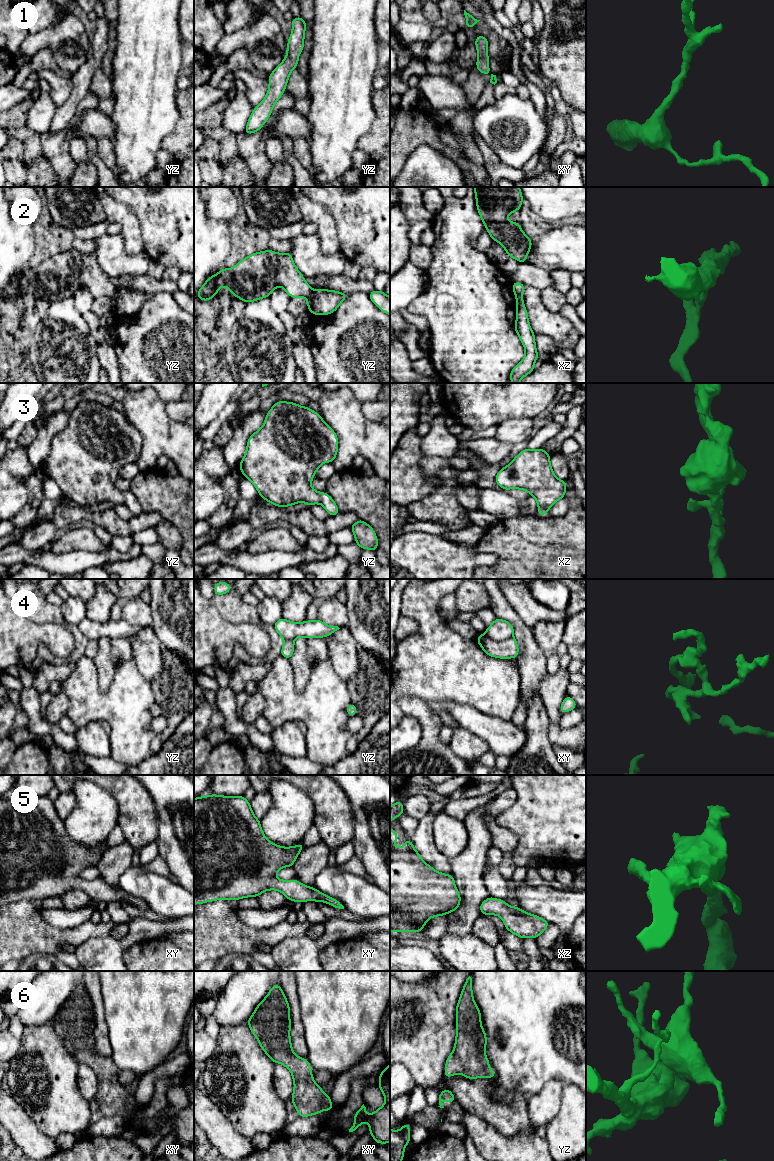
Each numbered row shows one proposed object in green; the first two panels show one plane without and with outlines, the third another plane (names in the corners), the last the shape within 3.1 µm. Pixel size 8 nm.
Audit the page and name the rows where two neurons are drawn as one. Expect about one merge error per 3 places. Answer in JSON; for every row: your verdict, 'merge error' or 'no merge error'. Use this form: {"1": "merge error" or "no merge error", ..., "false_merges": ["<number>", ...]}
{"1": "no merge error", "2": "merge error", "3": "no merge error", "4": "merge error", "5": "no merge error", "6": "no merge error", "false_merges": ["2", "4"]}

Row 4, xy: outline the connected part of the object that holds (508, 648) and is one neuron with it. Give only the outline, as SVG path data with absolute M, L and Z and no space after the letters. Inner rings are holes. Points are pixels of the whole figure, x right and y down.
M478 635L476 640L483 651L491 657L502 659L516 659L518 657L518 643L514 637L503 641L495 641L486 635Z

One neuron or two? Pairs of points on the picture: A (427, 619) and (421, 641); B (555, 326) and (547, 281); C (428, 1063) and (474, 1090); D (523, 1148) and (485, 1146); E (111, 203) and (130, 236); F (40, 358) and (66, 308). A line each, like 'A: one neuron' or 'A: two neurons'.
A: one neuron
B: two neurons
C: two neurons
D: one neuron
E: one neuron
F: one neuron

